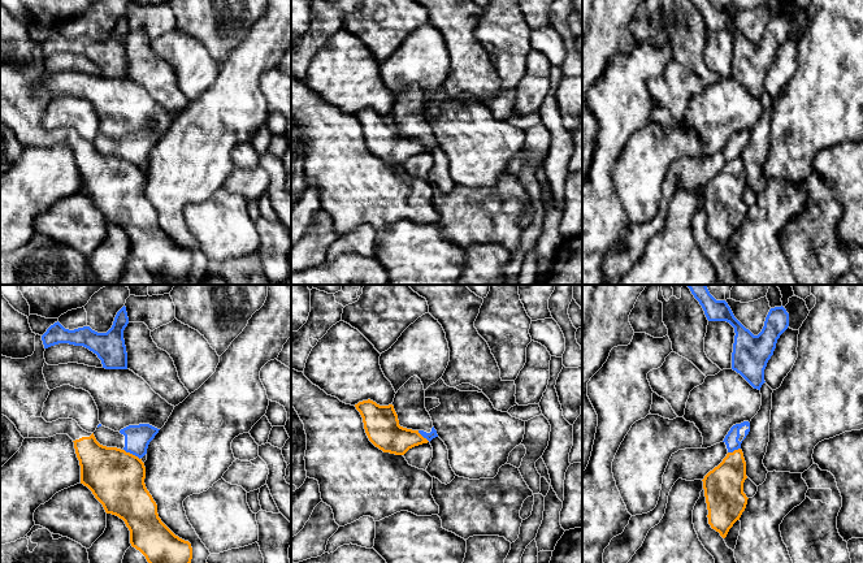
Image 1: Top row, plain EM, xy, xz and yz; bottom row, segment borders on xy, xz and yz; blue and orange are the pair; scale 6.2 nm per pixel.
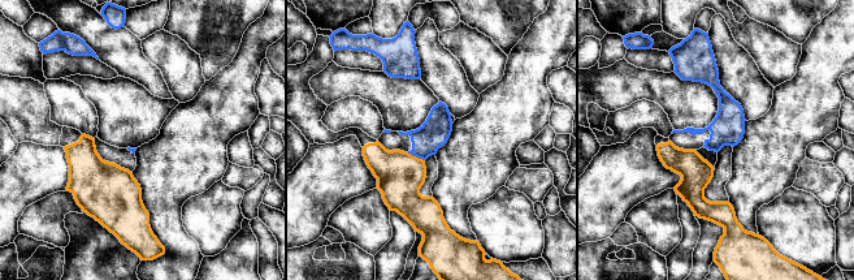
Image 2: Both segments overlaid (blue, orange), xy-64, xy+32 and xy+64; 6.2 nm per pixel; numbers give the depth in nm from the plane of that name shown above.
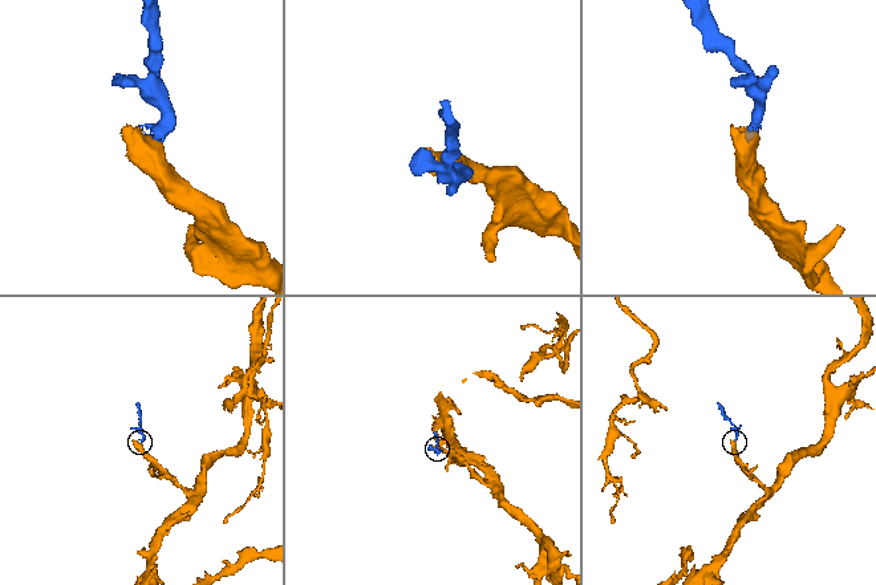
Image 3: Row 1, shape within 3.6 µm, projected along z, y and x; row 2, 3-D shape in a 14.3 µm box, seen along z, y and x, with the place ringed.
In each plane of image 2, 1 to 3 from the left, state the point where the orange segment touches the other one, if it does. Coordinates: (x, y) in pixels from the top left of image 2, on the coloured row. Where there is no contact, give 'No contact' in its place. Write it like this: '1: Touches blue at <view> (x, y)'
1: No contact
2: Touches blue at xy+32 (416, 156)
3: No contact

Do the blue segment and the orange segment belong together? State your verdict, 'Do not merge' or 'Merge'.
Do not merge

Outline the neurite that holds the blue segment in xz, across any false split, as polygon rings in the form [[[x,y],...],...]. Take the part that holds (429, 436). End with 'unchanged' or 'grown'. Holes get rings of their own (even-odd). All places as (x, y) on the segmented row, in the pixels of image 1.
[[[417,376],[411,377],[395,394],[393,402],[399,425],[417,430],[429,442],[438,437],[432,417],[425,408],[425,390]]]; grown

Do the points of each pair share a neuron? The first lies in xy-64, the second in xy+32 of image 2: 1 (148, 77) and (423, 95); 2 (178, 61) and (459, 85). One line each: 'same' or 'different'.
1: different
2: different

